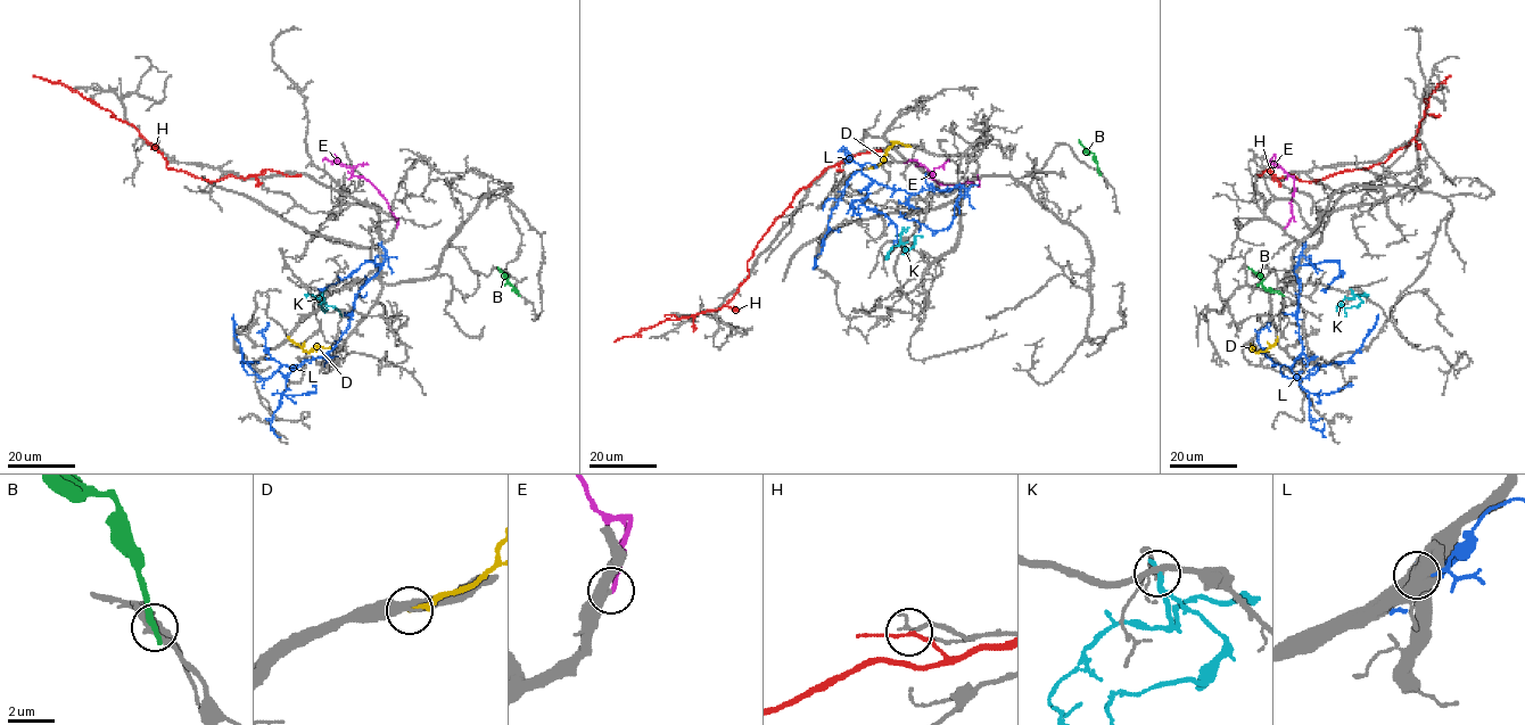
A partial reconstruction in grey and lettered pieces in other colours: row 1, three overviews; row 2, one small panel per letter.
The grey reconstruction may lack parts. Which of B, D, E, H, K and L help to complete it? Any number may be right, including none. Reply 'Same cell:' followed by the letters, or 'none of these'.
Same cell: E

